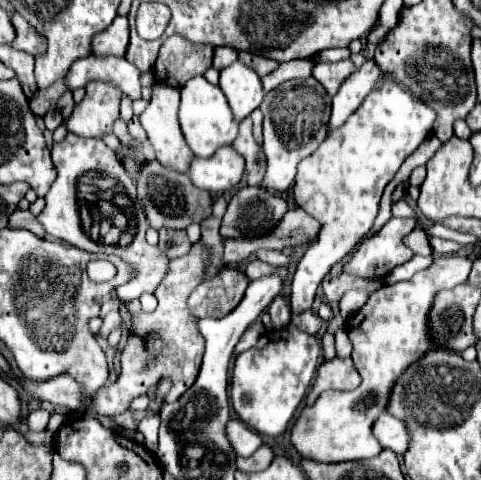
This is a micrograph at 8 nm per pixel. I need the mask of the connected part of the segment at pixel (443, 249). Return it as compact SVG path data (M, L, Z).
M429 237L429 243L435 253L457 253L459 249L459 243L449 239L439 239L439 237Z

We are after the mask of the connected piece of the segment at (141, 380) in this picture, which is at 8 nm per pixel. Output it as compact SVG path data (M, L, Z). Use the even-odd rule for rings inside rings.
M201 243L193 245L185 257L173 259L169 265L169 273L155 291L159 305L151 315L135 313L131 333L128 334L125 349L121 353L121 375L115 385L105 385L93 397L91 409L99 415L109 415L123 428L135 427L129 411L131 401L139 395L151 393L161 377L171 377L173 387L167 393L167 403L177 401L197 379L201 357L203 357L203 337L197 331L195 317L187 309L189 293L203 281L207 251Z

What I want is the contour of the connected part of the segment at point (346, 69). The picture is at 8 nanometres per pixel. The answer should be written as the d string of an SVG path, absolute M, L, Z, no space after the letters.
M337 61L337 63L315 63L313 67L313 77L327 89L327 93L331 93L331 97L337 93L339 85L355 71L357 67L349 61Z

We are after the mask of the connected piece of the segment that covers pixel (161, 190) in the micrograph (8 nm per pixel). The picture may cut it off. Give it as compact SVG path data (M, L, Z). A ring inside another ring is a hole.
M151 159L137 181L137 197L139 201L145 205L147 211L147 219L151 221L151 225L155 229L161 227L169 227L169 229L185 229L191 223L201 223L203 219L207 219L211 215L211 205L213 199L207 191L195 189L195 185L189 181L189 177L185 173L177 173L173 169L163 167L161 163L157 163L155 159Z

